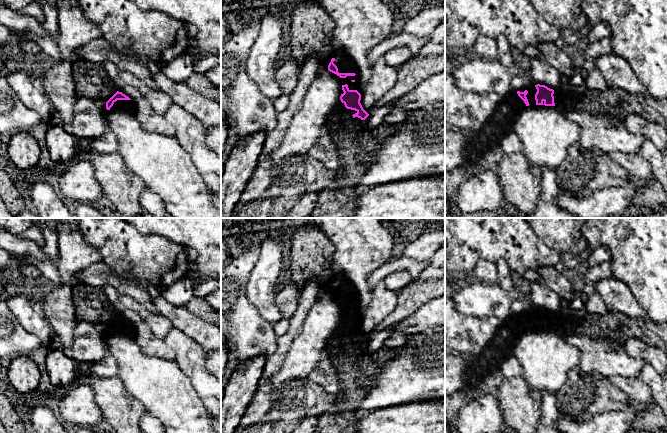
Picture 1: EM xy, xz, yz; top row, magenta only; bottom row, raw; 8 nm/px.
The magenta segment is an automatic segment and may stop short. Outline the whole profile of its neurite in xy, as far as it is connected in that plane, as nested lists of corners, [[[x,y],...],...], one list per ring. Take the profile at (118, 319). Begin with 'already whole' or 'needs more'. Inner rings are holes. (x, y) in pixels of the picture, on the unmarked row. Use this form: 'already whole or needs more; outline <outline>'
needs more; outline [[[117,315],[107,326],[106,333],[110,335],[120,335],[135,338],[135,325],[122,316]]]

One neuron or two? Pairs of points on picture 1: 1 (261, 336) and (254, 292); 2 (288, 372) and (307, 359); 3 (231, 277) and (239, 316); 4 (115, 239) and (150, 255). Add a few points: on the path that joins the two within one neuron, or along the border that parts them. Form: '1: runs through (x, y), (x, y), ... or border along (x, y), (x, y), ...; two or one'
1: border along (246, 289), (246, 298), (263, 318), (273, 324); two
2: runs through (293, 367), (302, 359); one
3: runs through (231, 287), (231, 306); one
4: runs through (124, 248), (132, 255), (141, 255); one

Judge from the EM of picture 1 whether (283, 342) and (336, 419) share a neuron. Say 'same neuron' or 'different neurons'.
different neurons

